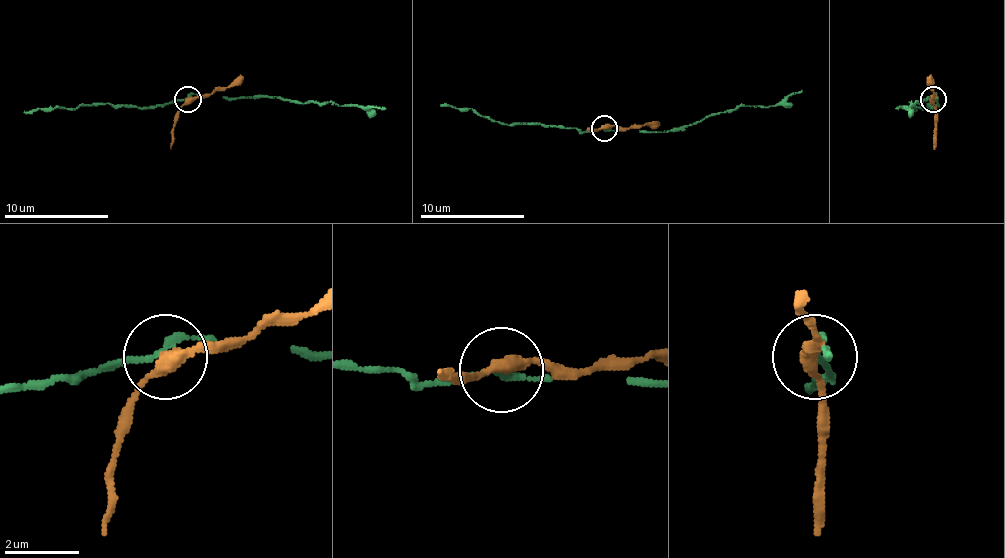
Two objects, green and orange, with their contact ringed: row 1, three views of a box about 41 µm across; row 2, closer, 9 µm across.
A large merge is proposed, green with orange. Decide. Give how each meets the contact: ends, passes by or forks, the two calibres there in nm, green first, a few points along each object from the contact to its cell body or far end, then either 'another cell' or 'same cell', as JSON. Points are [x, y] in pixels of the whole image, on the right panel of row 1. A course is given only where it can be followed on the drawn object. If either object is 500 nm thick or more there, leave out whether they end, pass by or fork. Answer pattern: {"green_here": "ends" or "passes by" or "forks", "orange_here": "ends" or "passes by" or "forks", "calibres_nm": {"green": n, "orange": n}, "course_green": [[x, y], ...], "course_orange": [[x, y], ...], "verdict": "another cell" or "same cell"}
{"green_here": "passes by", "orange_here": "passes by", "calibres_nm": {"green": 150, "orange": 300}, "course_green": [[934, 98], [937, 93], [937, 98], [929, 96], [918, 104], [895, 109]], "course_orange": [[934, 98], [929, 75]], "verdict": "another cell"}

